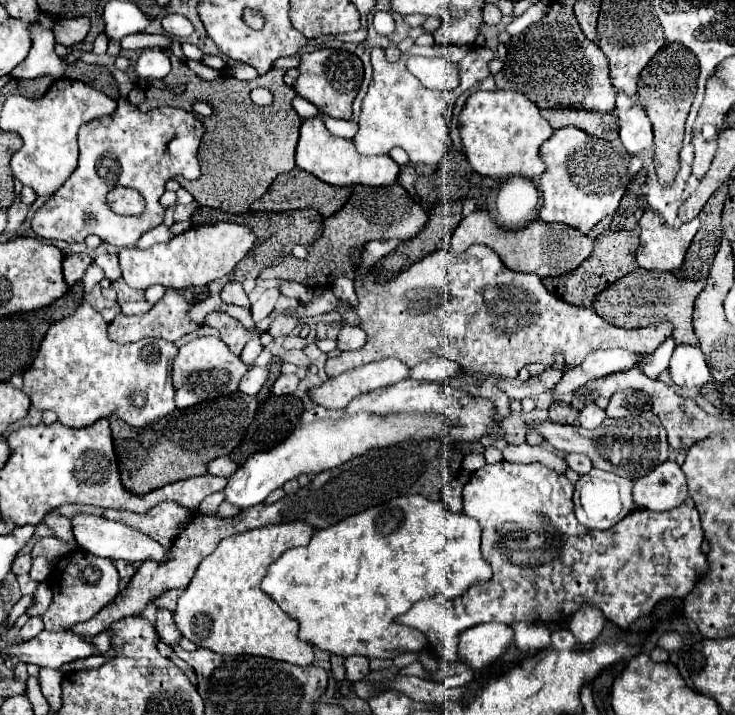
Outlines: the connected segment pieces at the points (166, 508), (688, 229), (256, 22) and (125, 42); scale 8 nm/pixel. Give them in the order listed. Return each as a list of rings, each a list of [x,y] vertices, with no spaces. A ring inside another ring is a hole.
[[[172,501],[158,503],[152,507],[148,513],[128,513],[128,511],[116,511],[116,509],[106,509],[104,517],[110,521],[120,521],[126,523],[144,535],[152,537],[158,541],[164,549],[170,549],[176,537],[182,533],[182,529],[188,527],[188,523],[200,515],[200,511],[186,511],[186,507],[176,505]]]
[[[646,209],[638,221],[640,225],[640,247],[636,251],[638,265],[650,271],[674,271],[682,265],[684,253],[694,239],[700,219],[684,223],[680,229],[666,227],[660,217]]]
[[[244,9],[242,11],[242,21],[252,29],[260,29],[264,25],[264,17],[260,15],[260,11],[254,11],[254,9]]]
[[[132,33],[122,37],[122,49],[152,49],[160,47],[166,49],[170,45],[168,35],[150,35],[150,33]]]

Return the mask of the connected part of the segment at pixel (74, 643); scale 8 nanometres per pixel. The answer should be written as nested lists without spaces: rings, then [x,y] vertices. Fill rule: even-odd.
[[[42,631],[30,641],[12,643],[4,653],[22,663],[34,663],[38,667],[58,669],[64,663],[96,655],[90,639],[84,639],[72,631]]]

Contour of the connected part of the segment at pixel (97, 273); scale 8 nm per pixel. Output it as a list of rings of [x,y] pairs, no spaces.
[[[92,263],[90,267],[88,267],[88,271],[84,273],[84,277],[82,277],[82,283],[84,283],[84,291],[86,293],[90,293],[90,289],[98,283],[98,281],[102,281],[104,279],[104,273],[102,273],[102,269],[96,265],[96,263]]]

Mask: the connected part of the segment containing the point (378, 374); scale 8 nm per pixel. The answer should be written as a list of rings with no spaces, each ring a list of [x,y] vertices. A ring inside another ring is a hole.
[[[380,359],[356,369],[344,371],[342,375],[320,383],[308,391],[308,397],[322,407],[344,409],[356,395],[374,391],[378,387],[394,385],[408,377],[408,367],[398,359]]]

